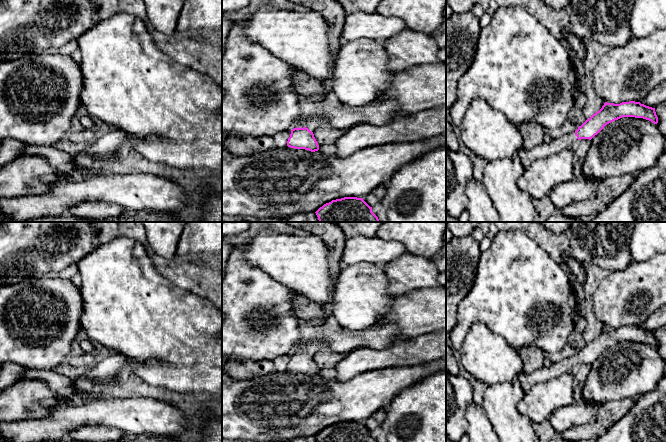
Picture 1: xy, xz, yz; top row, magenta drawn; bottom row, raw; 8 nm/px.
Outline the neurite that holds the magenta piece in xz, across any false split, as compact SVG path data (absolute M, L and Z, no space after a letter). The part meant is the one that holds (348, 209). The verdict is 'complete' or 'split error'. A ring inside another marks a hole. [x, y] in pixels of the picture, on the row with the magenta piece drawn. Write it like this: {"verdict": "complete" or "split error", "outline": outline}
{"verdict": "complete", "outline": "M357 197L332 200L315 213L319 222L379 222L372 207Z"}

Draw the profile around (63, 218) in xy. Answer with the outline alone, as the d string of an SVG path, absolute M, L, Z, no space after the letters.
M66 214L58 217L44 217L44 218L36 218L33 220L27 220L23 222L116 222L115 219L106 219L106 220L98 220L98 219L80 219L75 216Z

